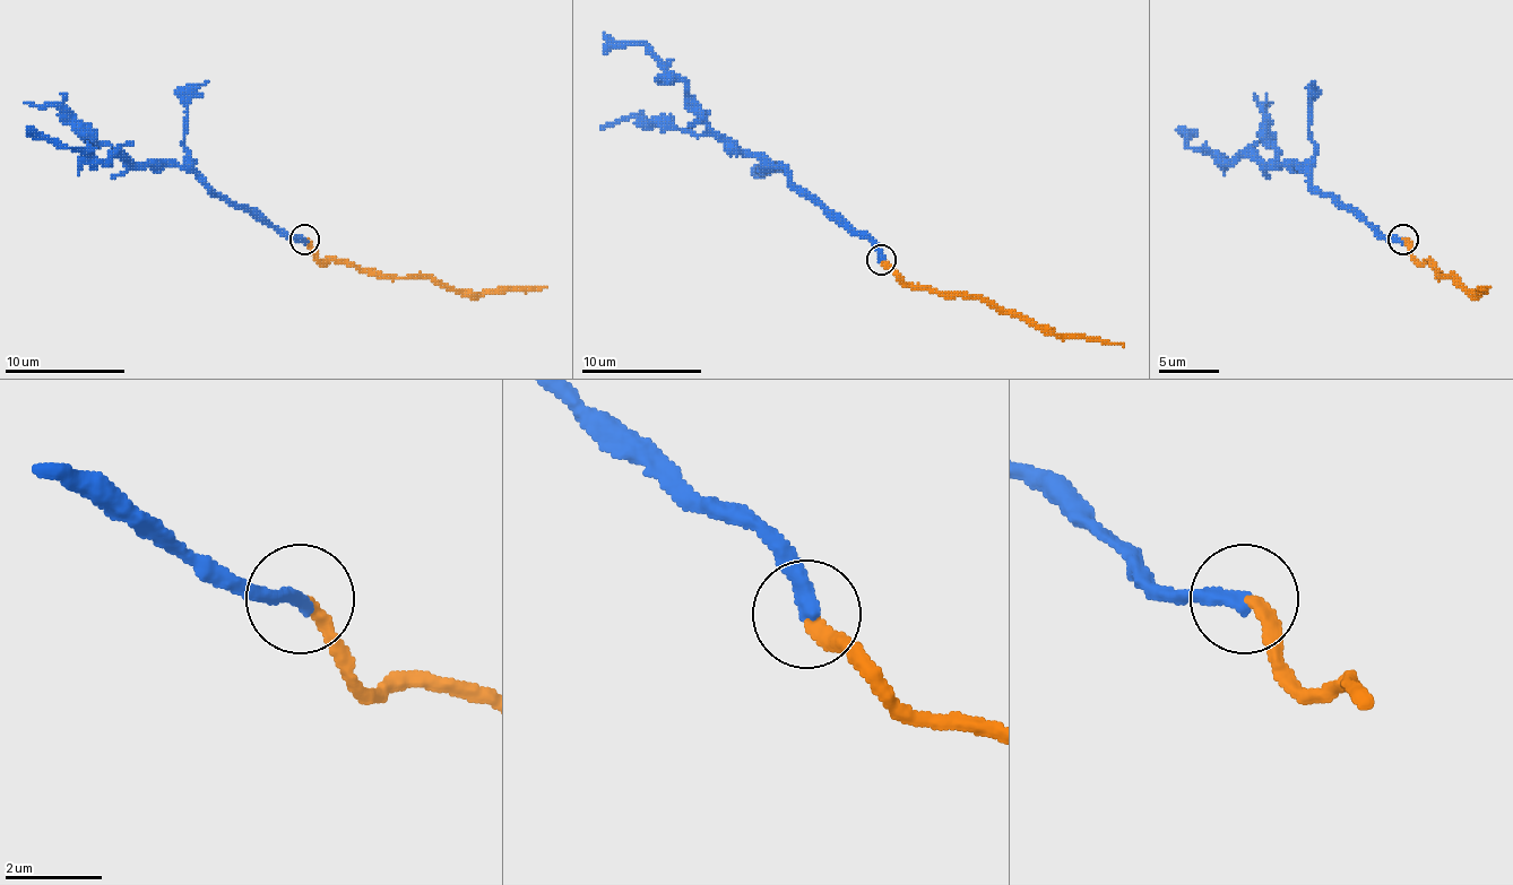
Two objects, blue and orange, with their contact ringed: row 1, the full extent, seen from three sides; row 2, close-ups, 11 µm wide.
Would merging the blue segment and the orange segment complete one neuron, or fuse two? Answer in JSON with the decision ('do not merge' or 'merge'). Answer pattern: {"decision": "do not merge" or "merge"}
{"decision": "merge"}

